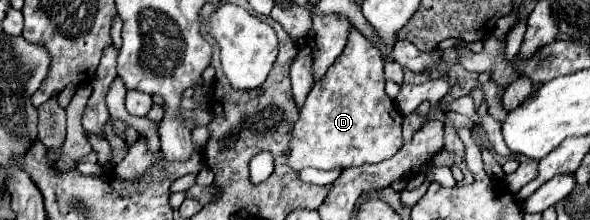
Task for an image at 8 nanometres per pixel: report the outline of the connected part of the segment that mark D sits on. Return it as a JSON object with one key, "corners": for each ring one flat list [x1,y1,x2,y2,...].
{"corners":[[350,26,350,36,344,52,328,68,326,76,310,90,310,96,306,98,300,110,300,118,292,128,288,166,296,172,308,166,318,170,336,170,336,168,346,170,352,166,378,164,382,160,392,158,404,144,402,136,404,116,397,106,394,106,392,98,384,92,384,82,386,82,384,60,380,50,372,42,368,42,358,28]]}

